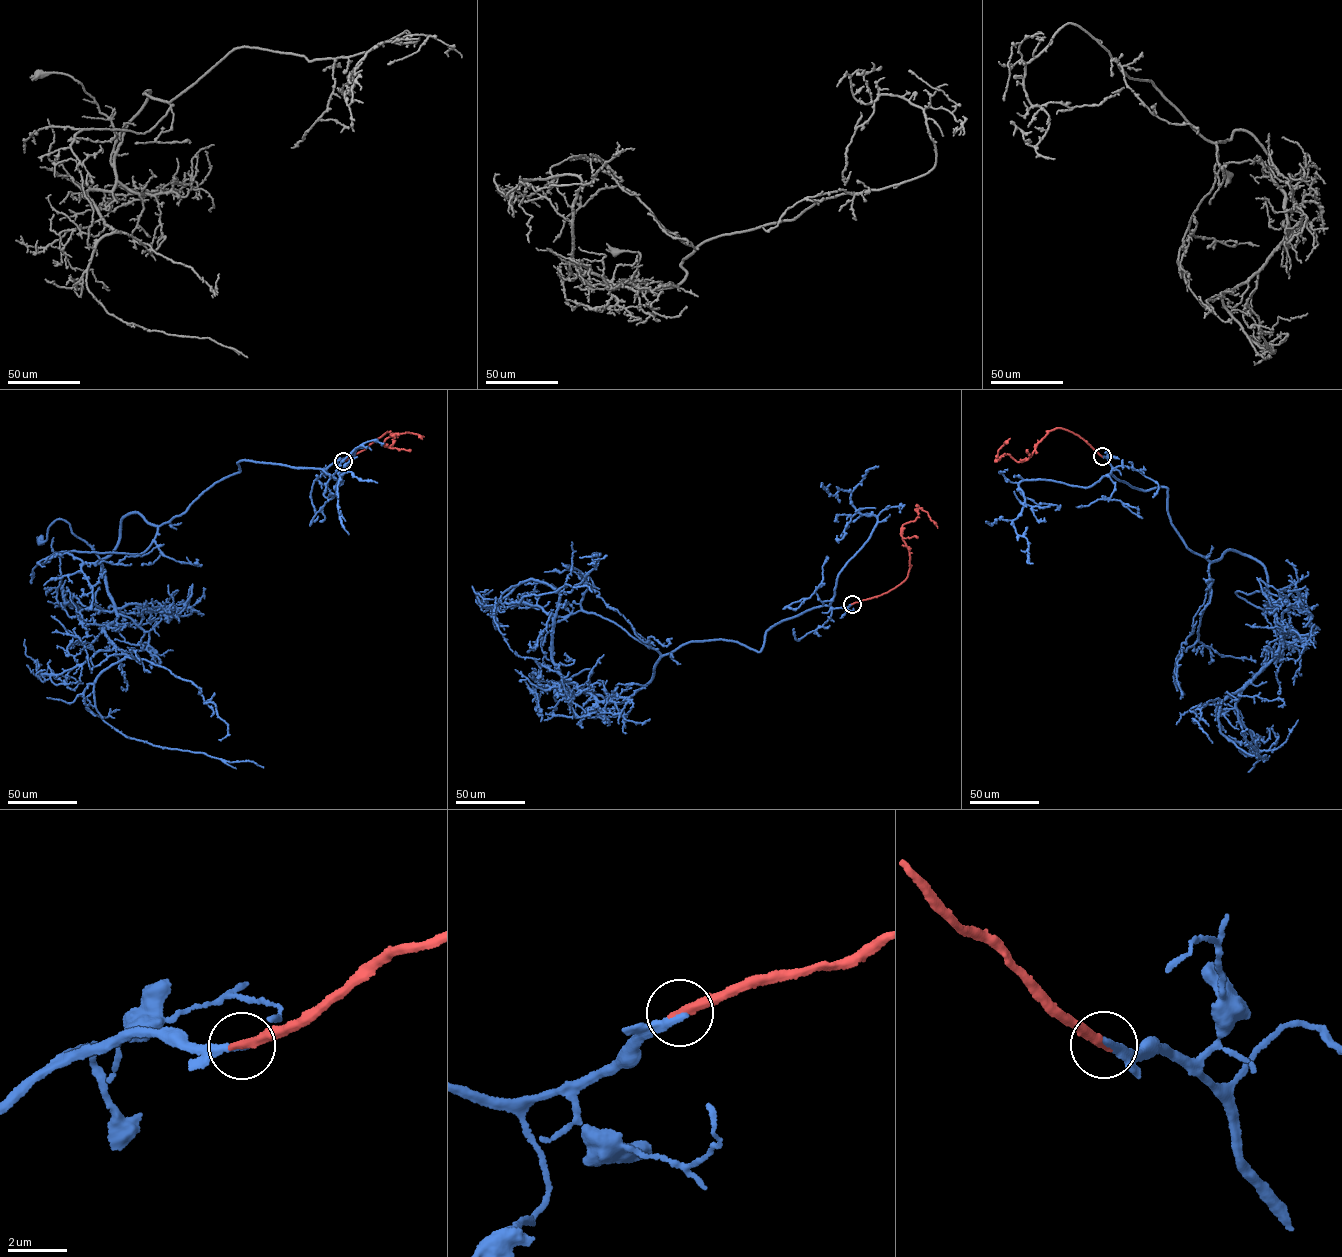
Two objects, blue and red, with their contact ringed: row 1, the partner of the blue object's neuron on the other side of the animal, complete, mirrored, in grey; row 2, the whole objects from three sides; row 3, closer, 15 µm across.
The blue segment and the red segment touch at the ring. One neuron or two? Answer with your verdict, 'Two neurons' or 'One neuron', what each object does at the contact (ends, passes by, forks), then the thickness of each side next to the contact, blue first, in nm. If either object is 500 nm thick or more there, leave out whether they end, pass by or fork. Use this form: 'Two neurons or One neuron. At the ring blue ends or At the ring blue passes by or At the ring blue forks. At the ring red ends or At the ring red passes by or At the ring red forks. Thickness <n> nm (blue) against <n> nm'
One neuron. At the ring blue ends. At the ring red ends. Thickness 240 nm (blue) against 320 nm

